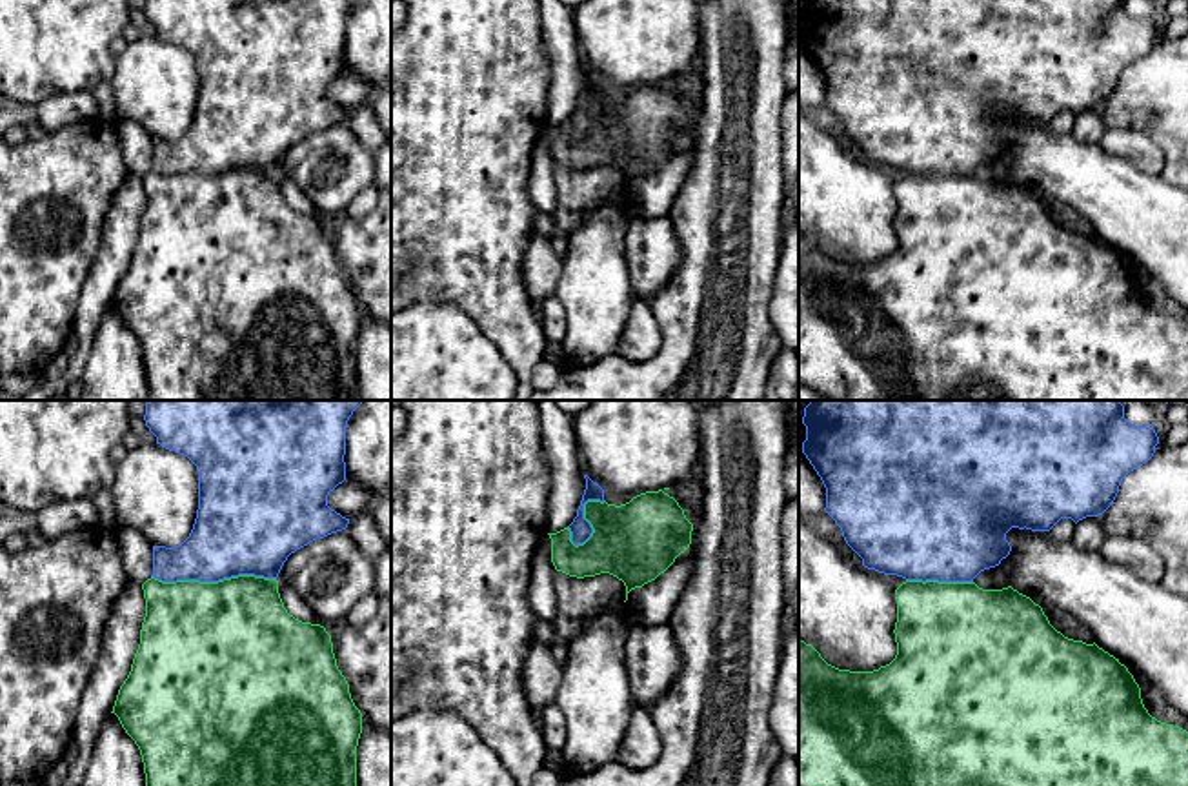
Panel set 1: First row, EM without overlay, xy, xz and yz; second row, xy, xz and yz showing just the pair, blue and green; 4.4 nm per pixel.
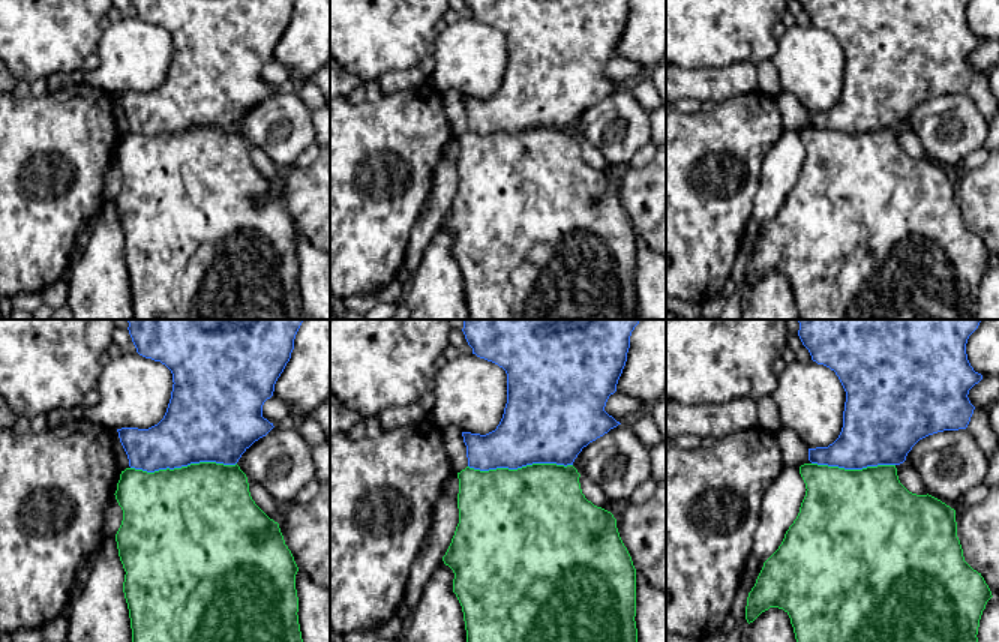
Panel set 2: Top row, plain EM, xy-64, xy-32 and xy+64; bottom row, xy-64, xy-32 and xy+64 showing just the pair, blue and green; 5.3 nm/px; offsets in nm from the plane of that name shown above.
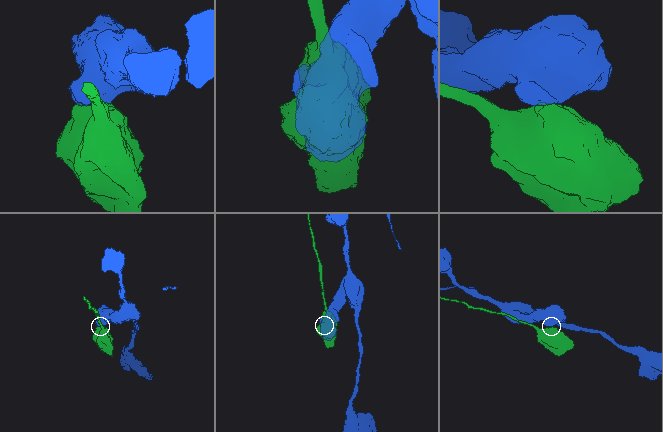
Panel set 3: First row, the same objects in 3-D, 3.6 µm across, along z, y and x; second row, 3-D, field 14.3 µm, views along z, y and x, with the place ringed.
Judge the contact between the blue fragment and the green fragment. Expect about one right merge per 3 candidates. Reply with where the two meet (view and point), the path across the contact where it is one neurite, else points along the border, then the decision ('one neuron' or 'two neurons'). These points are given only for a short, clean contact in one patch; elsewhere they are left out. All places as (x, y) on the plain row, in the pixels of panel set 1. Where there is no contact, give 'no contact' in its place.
xy (213, 173) | two neurons

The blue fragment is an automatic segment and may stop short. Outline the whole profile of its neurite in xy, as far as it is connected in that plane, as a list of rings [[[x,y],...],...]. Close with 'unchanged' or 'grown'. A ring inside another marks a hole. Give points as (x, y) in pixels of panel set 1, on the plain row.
[[[146,0],[146,18],[162,40],[187,49],[198,64],[198,102],[189,129],[175,138],[153,138],[153,167],[162,175],[198,173],[218,175],[238,167],[277,171],[291,146],[317,131],[347,120],[349,111],[327,98],[327,87],[346,73],[346,18],[357,0]]] | unchanged

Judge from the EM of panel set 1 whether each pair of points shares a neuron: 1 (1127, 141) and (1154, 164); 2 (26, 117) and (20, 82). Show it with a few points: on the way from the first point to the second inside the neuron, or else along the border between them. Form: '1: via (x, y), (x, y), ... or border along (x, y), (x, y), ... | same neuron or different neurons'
1: via (1134, 146), (1147, 157) | same neuron
2: border along (66, 93), (55, 93), (31, 104), (19, 102) | different neurons

